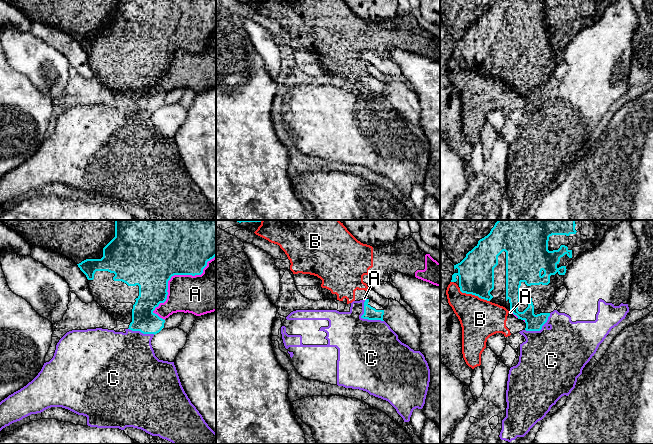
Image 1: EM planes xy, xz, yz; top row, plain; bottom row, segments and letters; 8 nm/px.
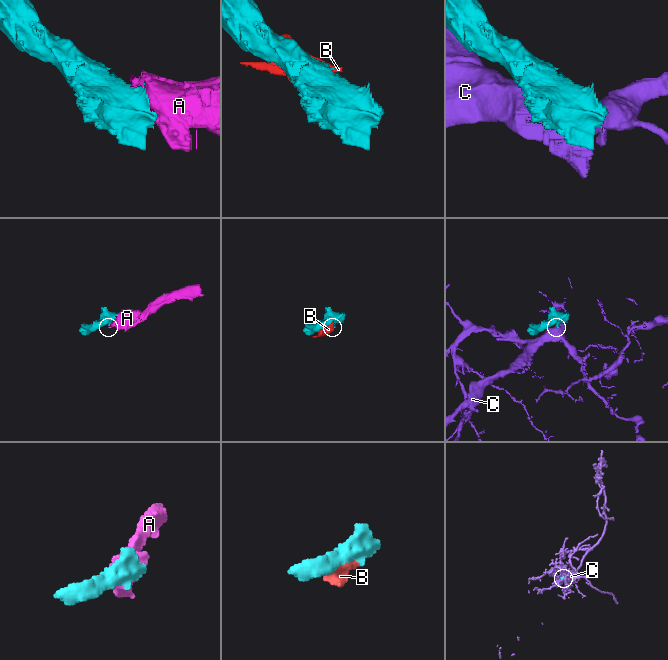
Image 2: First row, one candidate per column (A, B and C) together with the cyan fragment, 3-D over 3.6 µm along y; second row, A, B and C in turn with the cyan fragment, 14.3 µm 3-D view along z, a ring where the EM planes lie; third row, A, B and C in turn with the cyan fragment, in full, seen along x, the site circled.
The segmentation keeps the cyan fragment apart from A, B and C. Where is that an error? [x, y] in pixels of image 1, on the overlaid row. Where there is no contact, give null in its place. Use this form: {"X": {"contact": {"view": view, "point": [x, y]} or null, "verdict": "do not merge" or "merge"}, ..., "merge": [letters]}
{"A": {"contact": {"view": "xy", "point": [177, 274]}, "verdict": "do not merge"}, "B": {"contact": {"view": "yz", "point": [474, 294]}, "verdict": "do not merge"}, "C": {"contact": {"view": "xz", "point": [365, 318]}, "verdict": "do not merge"}, "merge": []}

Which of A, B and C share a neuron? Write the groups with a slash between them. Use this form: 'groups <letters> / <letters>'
groups A B / C

